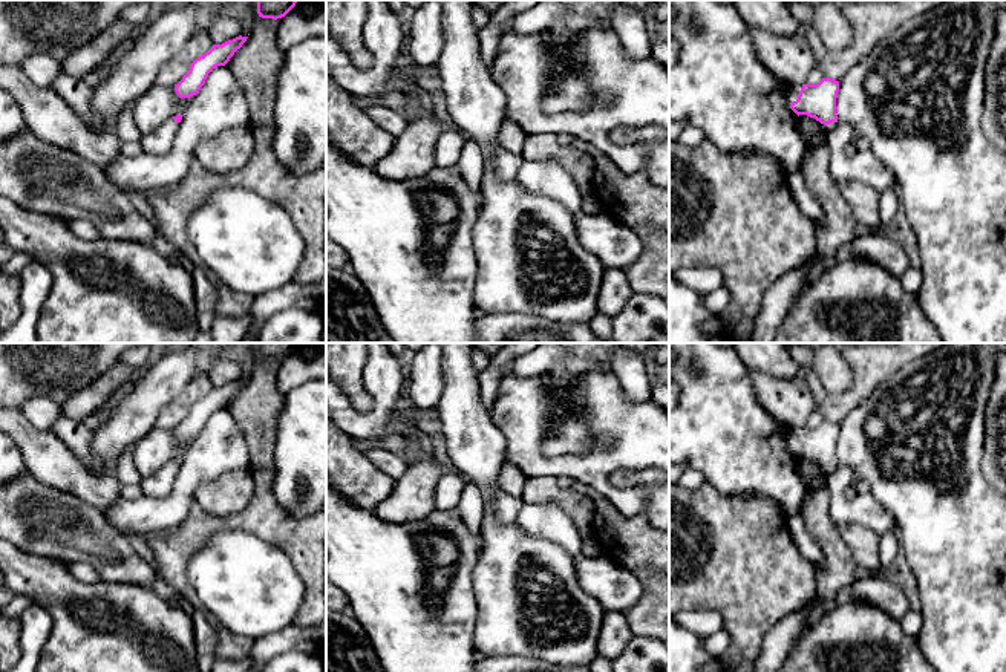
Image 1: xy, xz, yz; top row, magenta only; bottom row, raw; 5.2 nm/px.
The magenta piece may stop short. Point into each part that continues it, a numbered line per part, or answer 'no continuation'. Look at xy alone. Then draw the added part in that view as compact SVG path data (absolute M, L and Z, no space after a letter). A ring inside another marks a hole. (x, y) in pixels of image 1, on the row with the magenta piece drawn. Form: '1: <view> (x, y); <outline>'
1: xy (160, 141); M168 119L153 132L141 135L138 142L147 155L165 155L171 150L178 135L179 122Z

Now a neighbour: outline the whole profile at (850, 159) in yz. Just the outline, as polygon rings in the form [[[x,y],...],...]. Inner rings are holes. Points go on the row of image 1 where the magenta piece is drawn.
[[[838,121],[825,144],[830,150],[828,170],[838,184],[859,181],[882,193],[896,182],[890,167],[868,148],[848,124]]]

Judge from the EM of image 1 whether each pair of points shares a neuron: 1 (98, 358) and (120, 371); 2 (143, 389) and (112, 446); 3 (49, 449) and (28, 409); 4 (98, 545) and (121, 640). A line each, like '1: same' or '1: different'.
1: different
2: same
3: different
4: different

